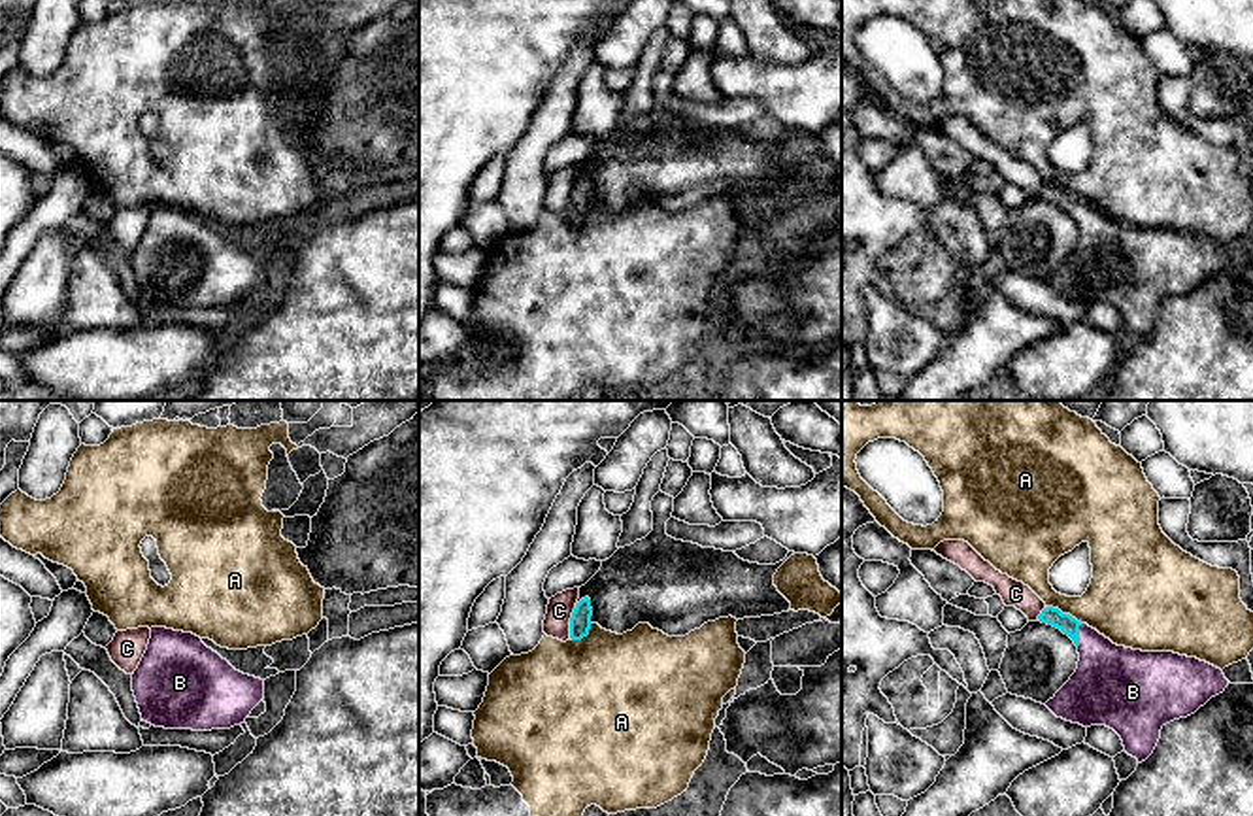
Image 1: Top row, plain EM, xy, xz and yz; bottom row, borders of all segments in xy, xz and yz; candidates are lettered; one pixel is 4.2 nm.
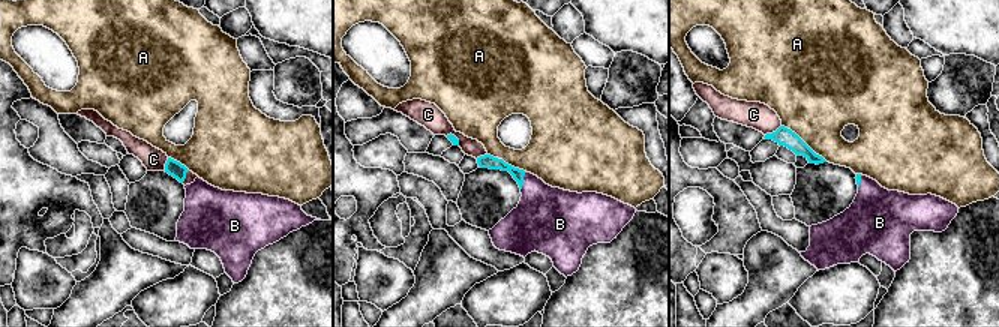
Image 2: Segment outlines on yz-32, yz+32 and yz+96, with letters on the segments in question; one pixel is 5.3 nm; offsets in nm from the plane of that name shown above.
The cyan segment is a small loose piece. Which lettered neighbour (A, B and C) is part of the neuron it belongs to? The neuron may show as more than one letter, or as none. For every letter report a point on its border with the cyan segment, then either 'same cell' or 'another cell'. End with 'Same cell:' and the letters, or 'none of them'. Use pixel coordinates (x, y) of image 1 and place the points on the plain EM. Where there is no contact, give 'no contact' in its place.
A: yz (1065, 191) | another cell
B: yz (1078, 212) | same cell
C: xz (570, 199) | another cell
Same cell: B

